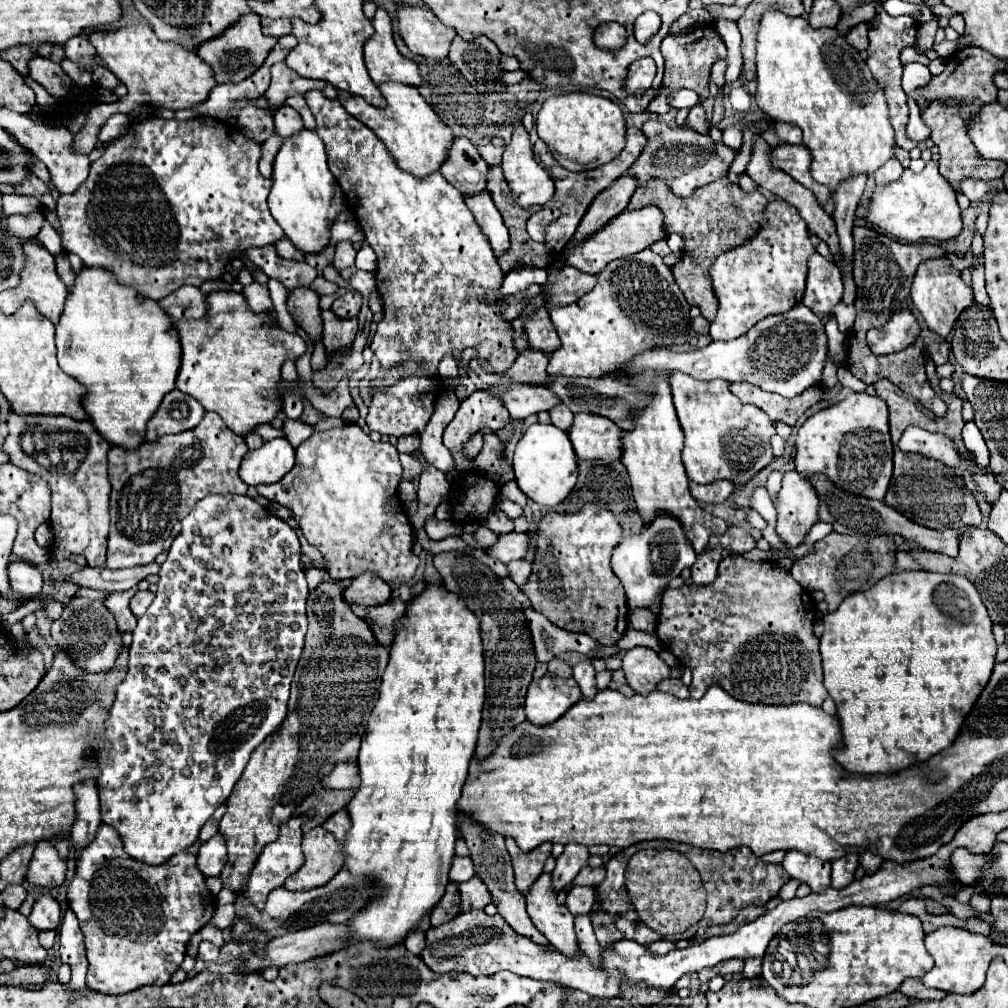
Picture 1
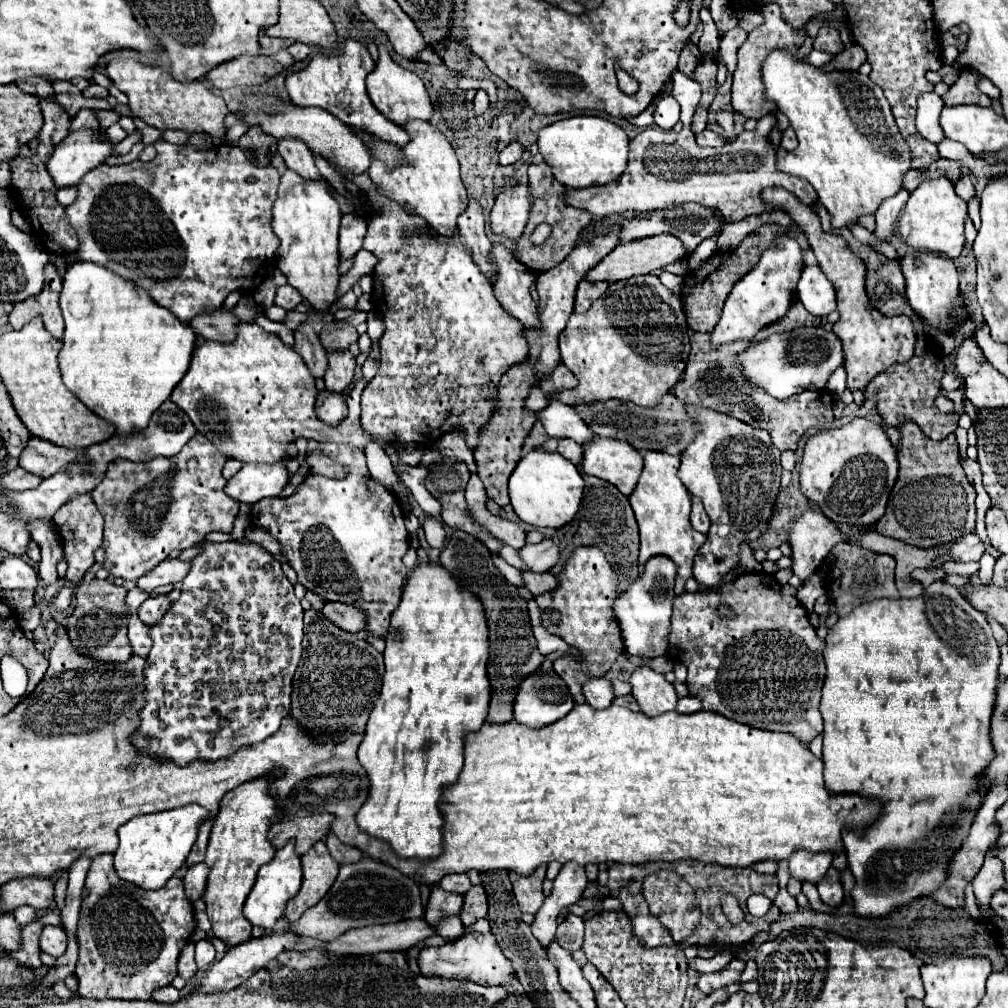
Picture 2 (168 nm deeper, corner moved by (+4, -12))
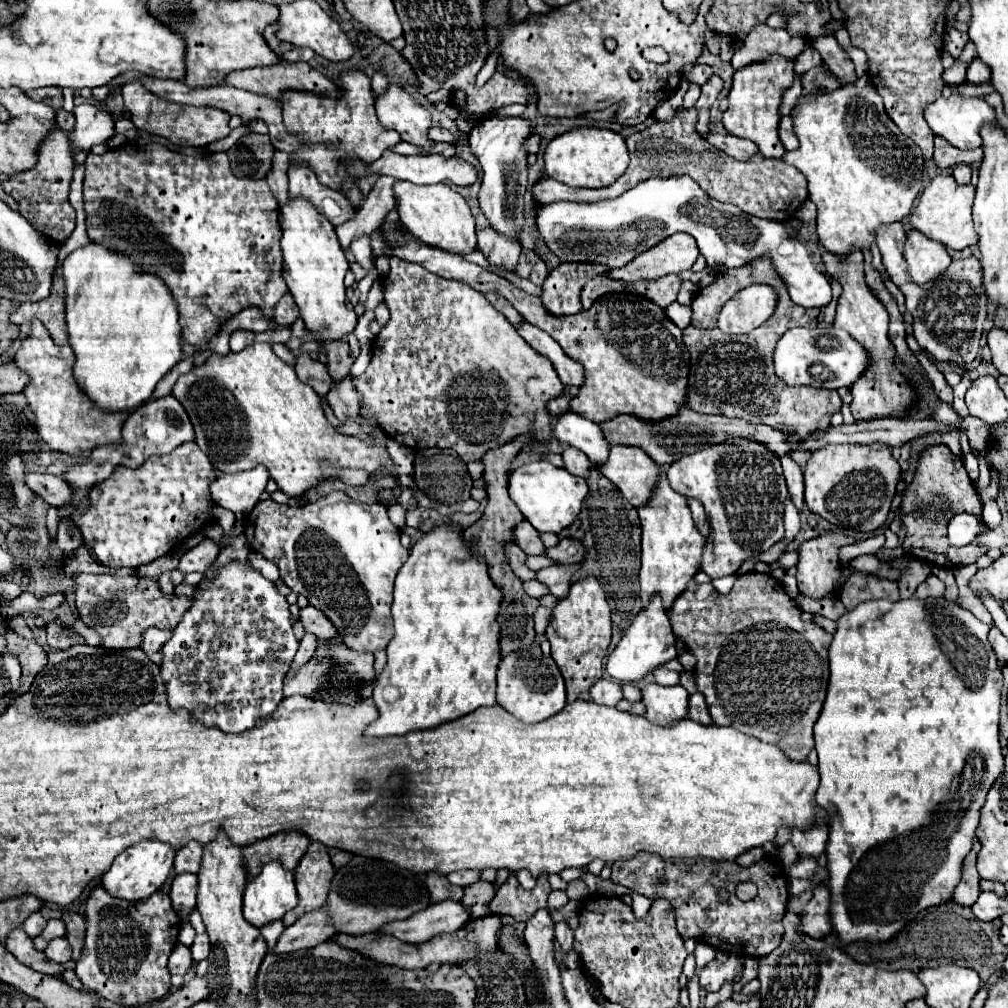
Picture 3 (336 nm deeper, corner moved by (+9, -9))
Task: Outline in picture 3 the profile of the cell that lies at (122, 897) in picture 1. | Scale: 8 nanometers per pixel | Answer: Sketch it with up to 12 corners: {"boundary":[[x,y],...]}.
{"boundary":[[93,889],[75,967],[123,1007],[171,989],[181,927],[169,895]]}

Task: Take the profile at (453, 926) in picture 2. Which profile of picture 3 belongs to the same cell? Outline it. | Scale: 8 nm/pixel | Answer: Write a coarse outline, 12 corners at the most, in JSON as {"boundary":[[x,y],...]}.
{"boundary":[[459,901],[433,903],[381,929],[405,943],[455,933],[471,919]]}

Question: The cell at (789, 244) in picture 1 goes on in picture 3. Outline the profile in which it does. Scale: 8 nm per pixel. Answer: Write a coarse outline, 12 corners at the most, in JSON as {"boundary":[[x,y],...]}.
{"boundary":[[751,285],[719,315],[723,333],[749,333],[775,311],[769,285]]}

